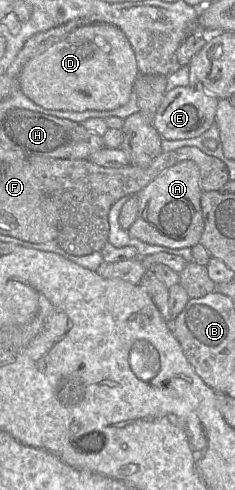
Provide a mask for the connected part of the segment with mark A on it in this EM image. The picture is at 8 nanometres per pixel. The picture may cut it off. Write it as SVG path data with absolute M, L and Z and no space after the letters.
M184 160L169 167L136 194L138 211L134 223L127 230L129 236L151 245L192 248L200 242L204 230L202 192L195 162Z

